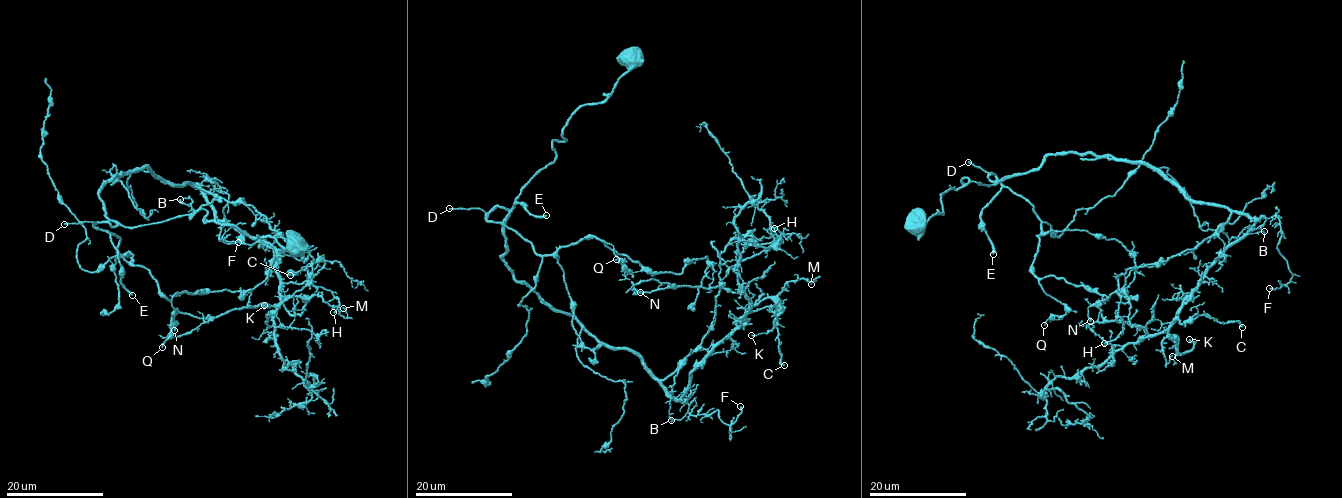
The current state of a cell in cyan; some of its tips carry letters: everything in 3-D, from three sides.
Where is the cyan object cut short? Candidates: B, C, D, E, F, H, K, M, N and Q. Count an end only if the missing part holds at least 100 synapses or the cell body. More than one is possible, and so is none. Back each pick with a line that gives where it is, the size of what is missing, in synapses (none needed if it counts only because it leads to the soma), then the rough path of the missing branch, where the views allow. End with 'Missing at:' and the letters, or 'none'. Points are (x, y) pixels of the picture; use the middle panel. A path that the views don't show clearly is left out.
E: place (546, 215); 120 synapses; course (546, 215), (554, 227), (552, 214), (560, 213), (557, 257), (583, 258), (614, 241), (614, 248)
Missing at: E

